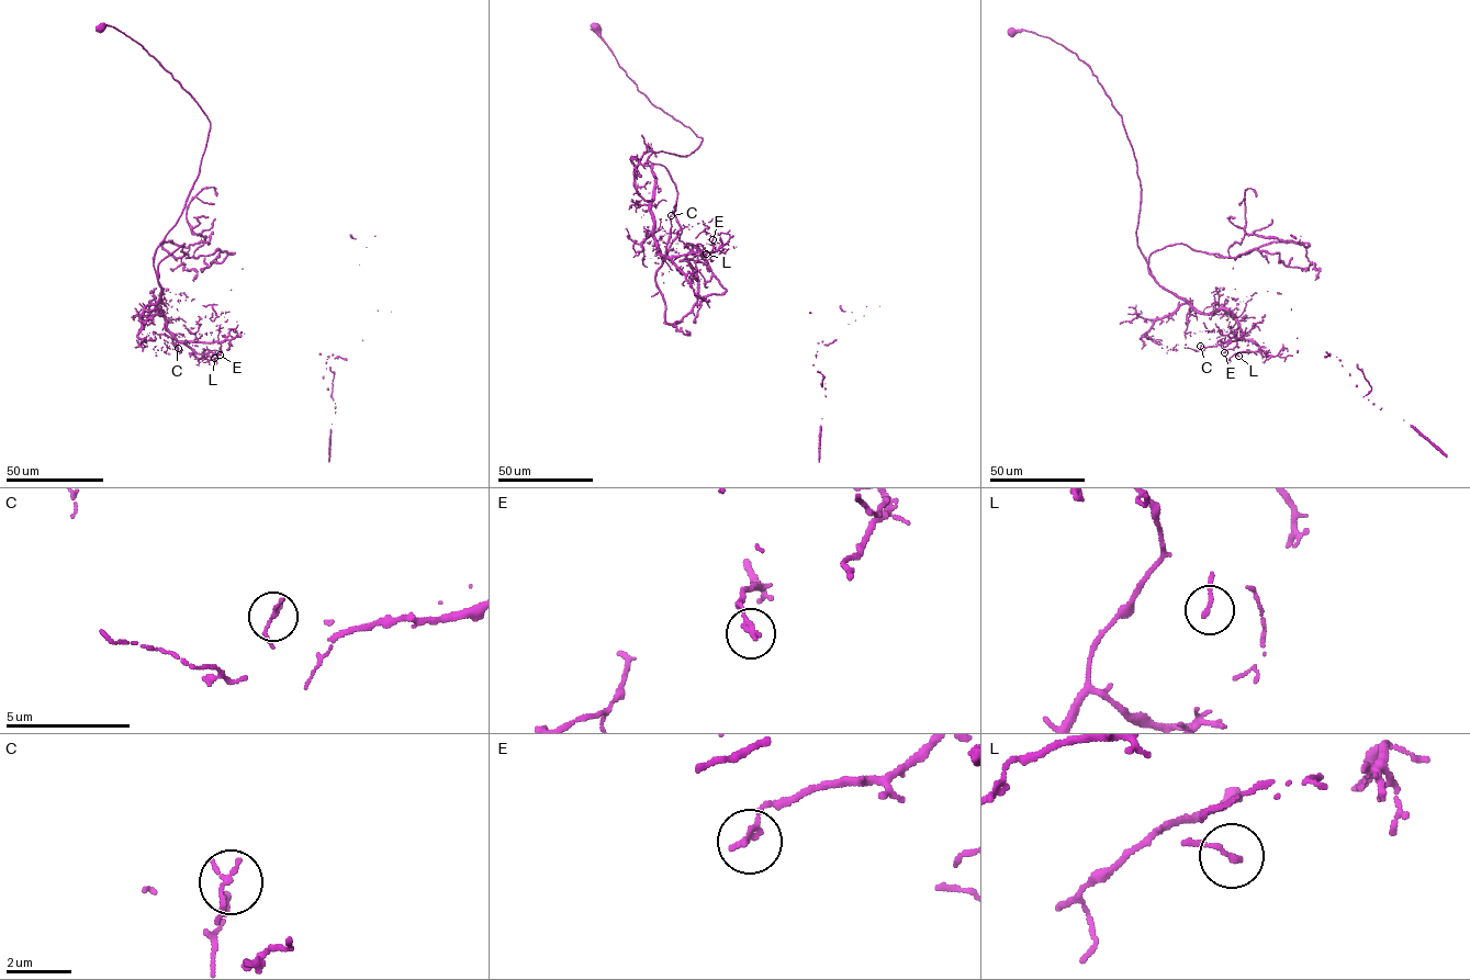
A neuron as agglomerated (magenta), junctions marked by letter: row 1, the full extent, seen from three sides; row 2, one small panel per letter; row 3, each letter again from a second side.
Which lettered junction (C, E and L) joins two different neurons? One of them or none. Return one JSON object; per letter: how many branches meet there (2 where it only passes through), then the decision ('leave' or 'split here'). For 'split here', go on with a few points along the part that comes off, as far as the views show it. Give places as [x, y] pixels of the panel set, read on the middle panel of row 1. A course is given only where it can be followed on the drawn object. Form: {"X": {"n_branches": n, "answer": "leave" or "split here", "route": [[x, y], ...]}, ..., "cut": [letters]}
{"C": {"n_branches": 1, "answer": "leave"}, "E": {"n_branches": 1, "answer": "split here", "route": [[713, 239], [810, 313], [821, 341], [817, 351], [836, 339], [852, 312], [866, 306], [842, 311], [733, 248]]}, "L": {"n_branches": 1, "answer": "leave"}, "cut": ["E"]}

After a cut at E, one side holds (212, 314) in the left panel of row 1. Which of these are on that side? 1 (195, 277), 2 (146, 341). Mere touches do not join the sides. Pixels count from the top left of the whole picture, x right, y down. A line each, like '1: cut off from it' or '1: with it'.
1: cut off from it
2: cut off from it

